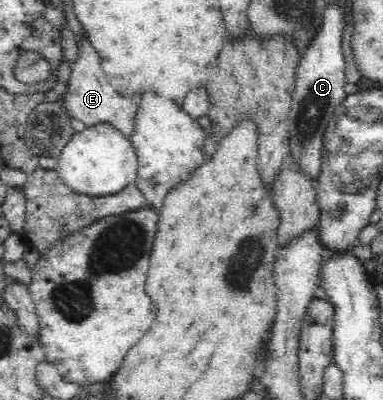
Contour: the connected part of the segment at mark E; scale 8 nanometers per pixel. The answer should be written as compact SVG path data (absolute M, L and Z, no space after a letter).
M90 42L81 44L79 60L73 66L73 76L71 76L71 82L69 82L69 92L66 92L60 99L71 117L75 120L81 120L86 128L91 128L97 124L111 124L118 128L123 136L130 139L134 131L141 99L141 95L127 95L117 92L110 81L107 80L106 73L103 72L101 59L93 45Z

